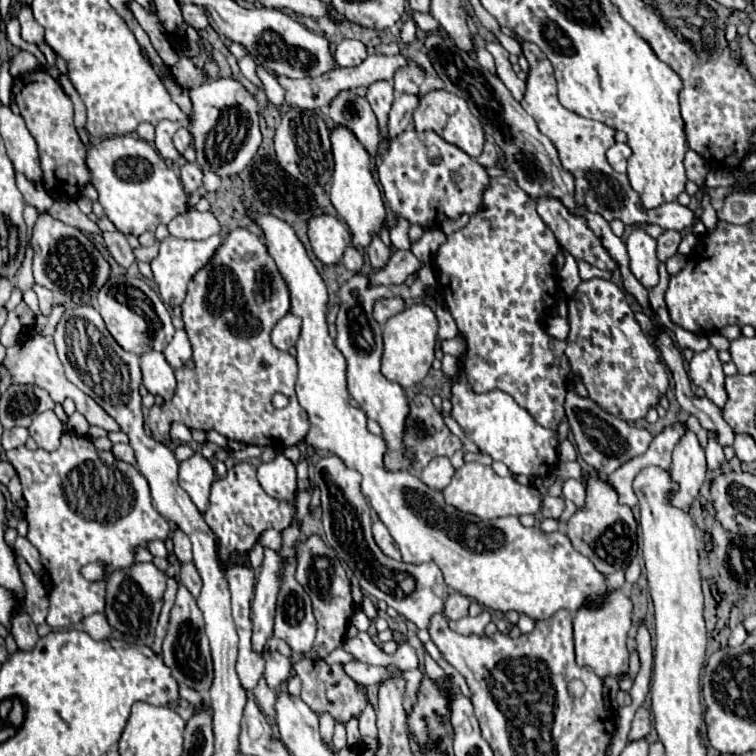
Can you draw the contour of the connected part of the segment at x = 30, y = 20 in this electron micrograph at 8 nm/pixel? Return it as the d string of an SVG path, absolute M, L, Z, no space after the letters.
M28 4L20 6L18 22L20 22L20 28L22 28L22 38L26 42L32 42L36 46L44 44L44 28L34 20L34 14L32 14L32 10L30 10Z

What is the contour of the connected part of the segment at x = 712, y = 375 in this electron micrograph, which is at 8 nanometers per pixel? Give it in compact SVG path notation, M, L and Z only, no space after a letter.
M712 334L708 340L710 340L710 348L706 352L694 354L690 362L690 380L696 386L704 388L706 398L722 410L728 394L724 386L726 376L722 372L722 362L718 360L718 352L728 350L730 342L722 334Z

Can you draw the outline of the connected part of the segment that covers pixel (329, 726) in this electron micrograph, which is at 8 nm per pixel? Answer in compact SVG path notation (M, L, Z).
M328 712L320 714L320 732L322 732L322 738L330 744L332 732L334 732L334 718Z

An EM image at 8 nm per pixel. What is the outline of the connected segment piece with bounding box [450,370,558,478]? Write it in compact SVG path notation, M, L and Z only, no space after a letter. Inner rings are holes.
M466 370L456 372L452 378L452 418L460 424L460 428L464 430L464 434L468 436L468 440L472 440L482 454L488 454L492 460L504 462L512 476L528 476L528 478L538 478L538 476L546 476L550 466L554 464L554 460L558 460L556 448L558 448L558 438L552 430L542 428L510 394L502 392L502 390L490 390L486 394L476 394L466 378Z

